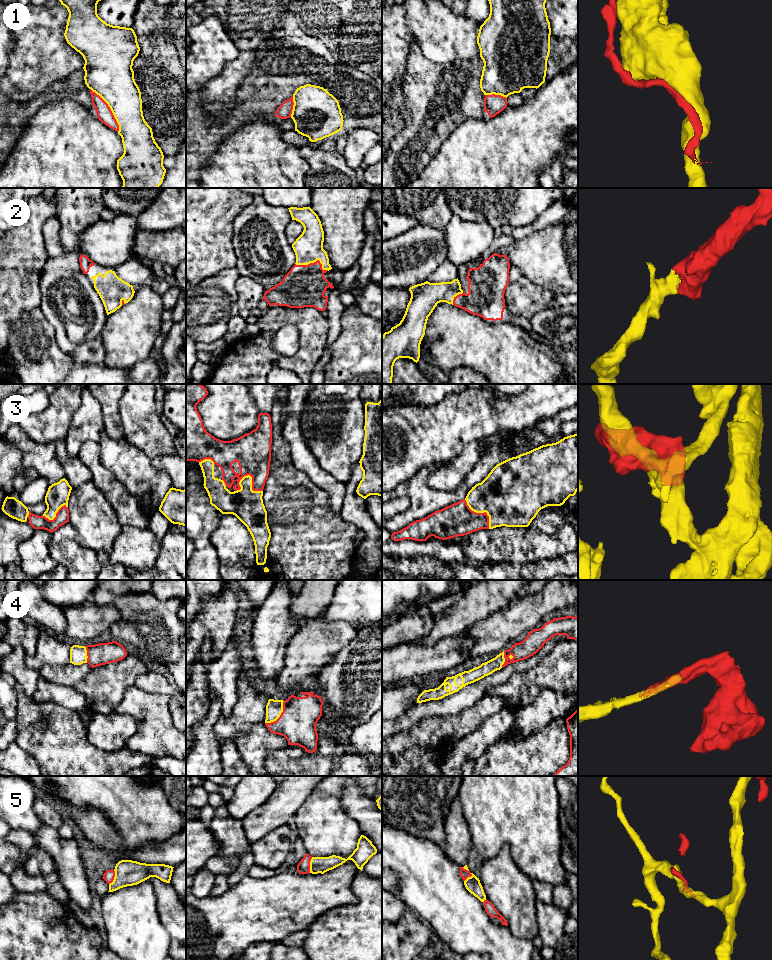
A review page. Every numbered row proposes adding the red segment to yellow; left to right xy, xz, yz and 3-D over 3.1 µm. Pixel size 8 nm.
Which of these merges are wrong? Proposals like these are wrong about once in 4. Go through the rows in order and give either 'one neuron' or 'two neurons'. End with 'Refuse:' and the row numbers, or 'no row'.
1: one neuron
2: one neuron
3: one neuron
4: one neuron
5: two neurons
Refuse: 5

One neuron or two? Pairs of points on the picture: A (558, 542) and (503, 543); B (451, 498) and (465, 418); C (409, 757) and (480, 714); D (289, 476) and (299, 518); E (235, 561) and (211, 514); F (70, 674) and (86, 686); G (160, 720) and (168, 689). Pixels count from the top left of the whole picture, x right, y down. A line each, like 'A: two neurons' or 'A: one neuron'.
A: one neuron
B: two neurons
C: two neurons
D: one neuron
E: two neurons
F: two neurons
G: two neurons

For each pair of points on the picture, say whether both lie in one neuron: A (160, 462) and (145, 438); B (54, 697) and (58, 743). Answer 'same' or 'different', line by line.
A: different
B: different

